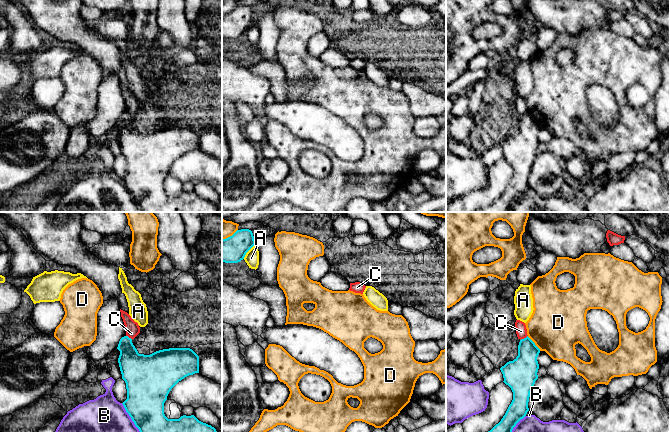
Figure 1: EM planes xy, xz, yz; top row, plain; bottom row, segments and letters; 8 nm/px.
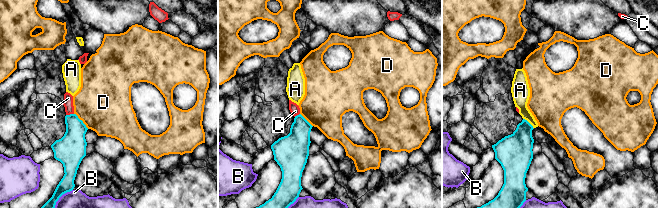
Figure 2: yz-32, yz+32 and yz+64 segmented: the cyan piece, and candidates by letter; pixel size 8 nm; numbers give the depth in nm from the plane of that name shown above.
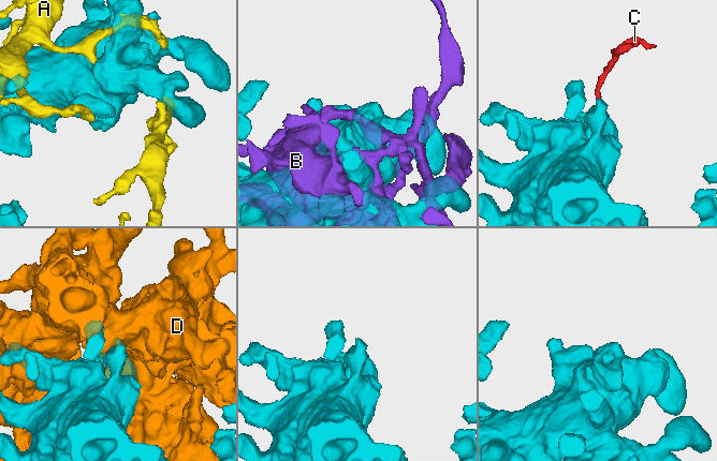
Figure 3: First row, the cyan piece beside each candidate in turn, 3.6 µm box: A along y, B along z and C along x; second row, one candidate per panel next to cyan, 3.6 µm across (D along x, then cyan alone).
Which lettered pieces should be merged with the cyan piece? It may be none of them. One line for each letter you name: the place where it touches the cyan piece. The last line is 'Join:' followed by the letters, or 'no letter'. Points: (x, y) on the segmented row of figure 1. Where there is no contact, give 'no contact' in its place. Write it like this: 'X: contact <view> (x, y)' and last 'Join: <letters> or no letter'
Join: no letter

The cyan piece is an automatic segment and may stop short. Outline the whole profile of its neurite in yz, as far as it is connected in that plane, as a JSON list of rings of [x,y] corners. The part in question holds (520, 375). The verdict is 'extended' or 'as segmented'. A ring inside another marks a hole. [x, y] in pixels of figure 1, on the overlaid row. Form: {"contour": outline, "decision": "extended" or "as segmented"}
{"contour": [[[527,336],[519,342],[518,356],[500,368],[503,382],[513,392],[513,400],[501,421],[488,432],[512,432],[516,424],[526,416],[530,392],[538,379],[539,353],[540,349]]], "decision": "as segmented"}

